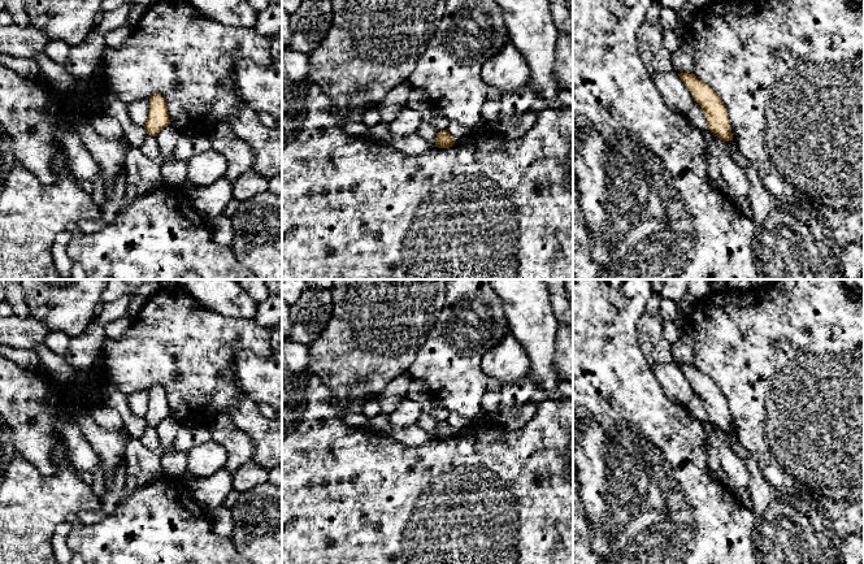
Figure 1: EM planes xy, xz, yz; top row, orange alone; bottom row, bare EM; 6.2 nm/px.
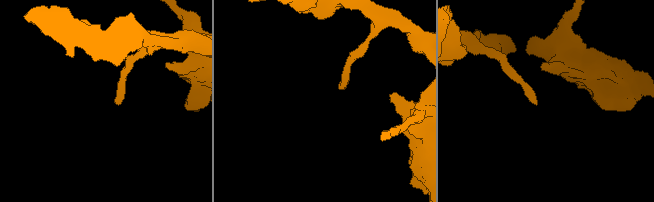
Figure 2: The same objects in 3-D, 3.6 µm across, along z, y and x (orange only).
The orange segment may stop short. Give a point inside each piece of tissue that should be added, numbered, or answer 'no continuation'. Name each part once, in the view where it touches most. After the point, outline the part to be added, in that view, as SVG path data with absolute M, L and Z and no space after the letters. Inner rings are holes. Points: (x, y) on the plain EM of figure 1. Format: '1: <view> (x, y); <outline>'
no continuation

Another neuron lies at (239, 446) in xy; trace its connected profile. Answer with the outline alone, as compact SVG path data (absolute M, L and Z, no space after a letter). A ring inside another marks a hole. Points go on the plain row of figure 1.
M221 412L213 418L209 429L212 439L221 443L227 451L225 468L231 476L244 463L252 460L255 444L252 439L235 425L229 413Z

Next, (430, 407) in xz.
M430 399L422 403L422 411L424 413L433 416L438 424L447 421L450 415L450 412L444 409L438 402Z

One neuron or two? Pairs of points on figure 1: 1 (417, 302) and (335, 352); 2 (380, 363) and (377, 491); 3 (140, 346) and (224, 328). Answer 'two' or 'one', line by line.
1: one
2: two
3: one

